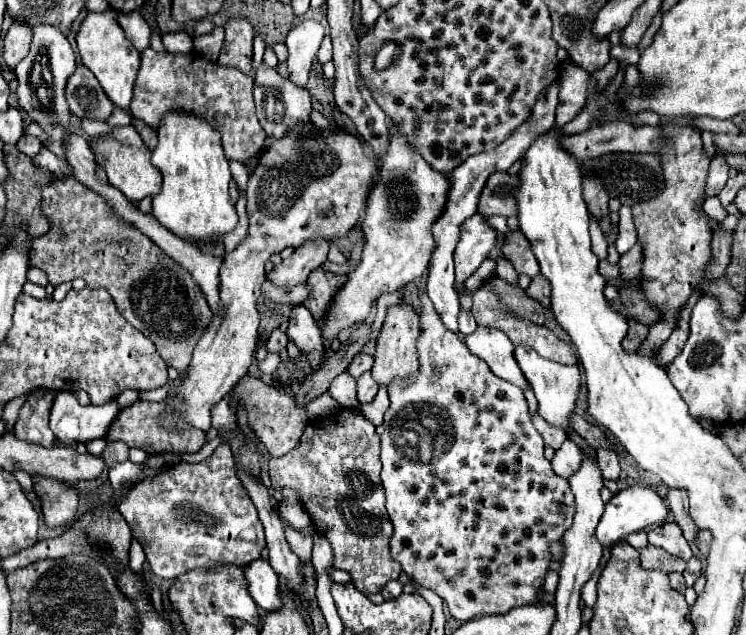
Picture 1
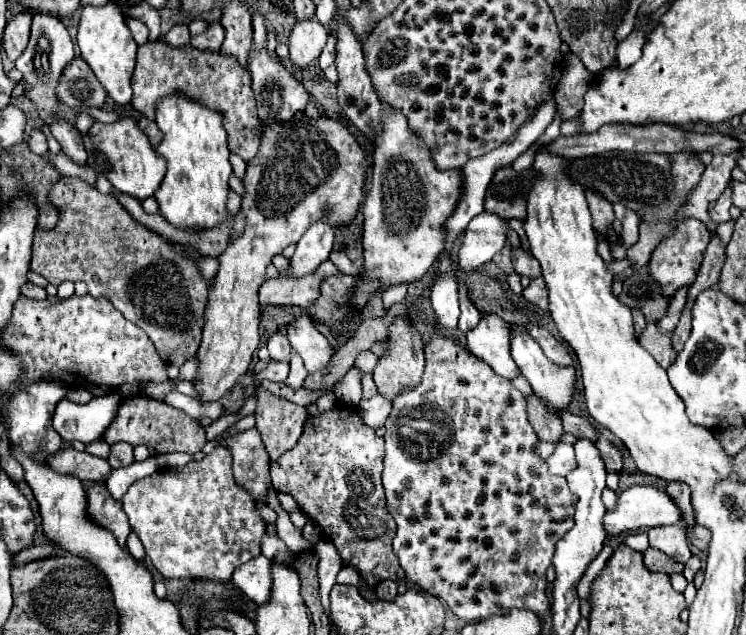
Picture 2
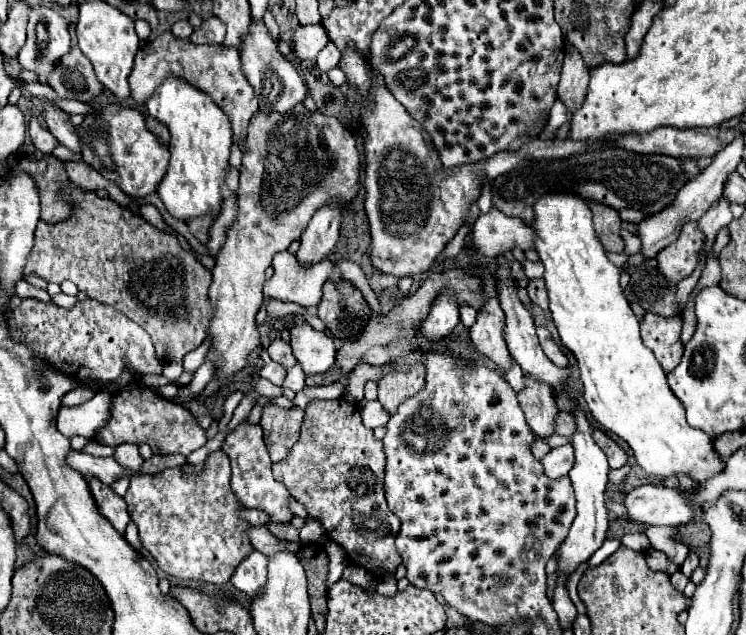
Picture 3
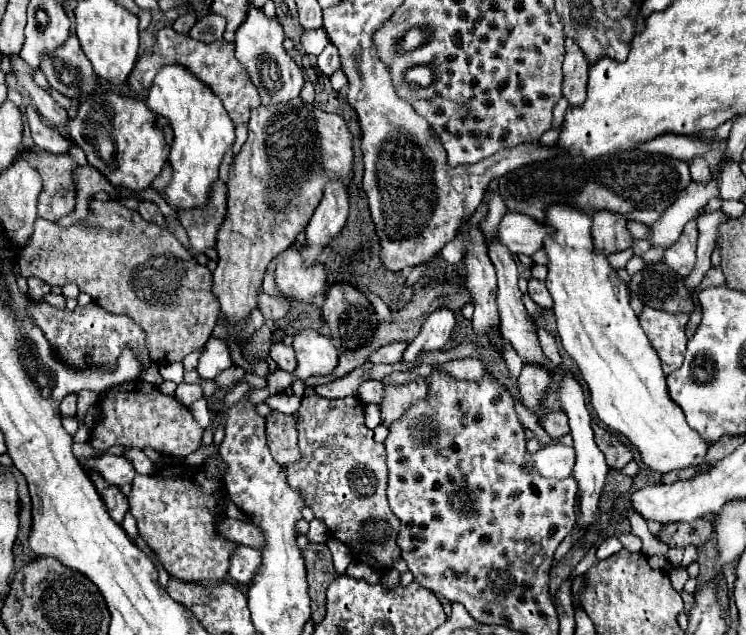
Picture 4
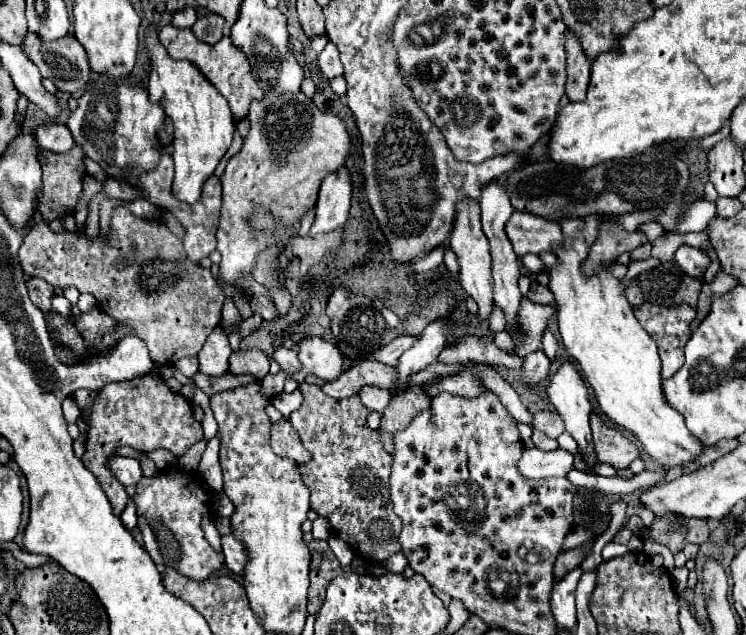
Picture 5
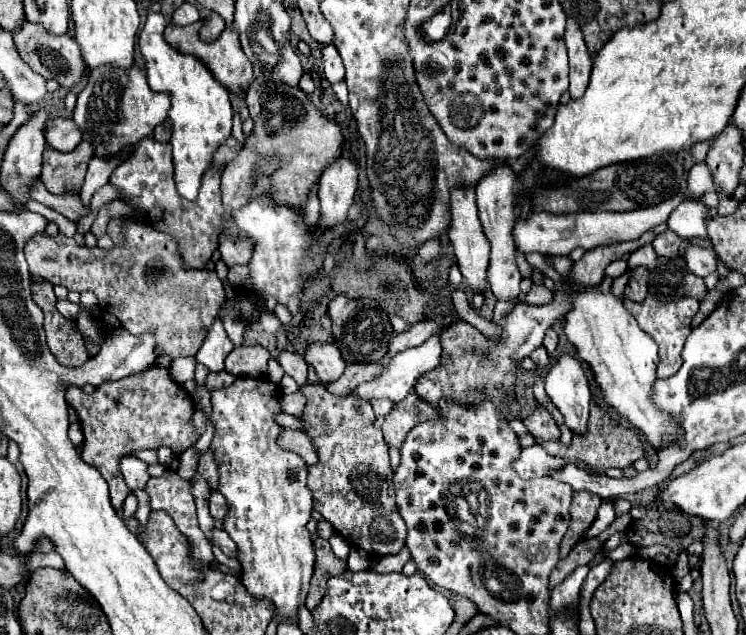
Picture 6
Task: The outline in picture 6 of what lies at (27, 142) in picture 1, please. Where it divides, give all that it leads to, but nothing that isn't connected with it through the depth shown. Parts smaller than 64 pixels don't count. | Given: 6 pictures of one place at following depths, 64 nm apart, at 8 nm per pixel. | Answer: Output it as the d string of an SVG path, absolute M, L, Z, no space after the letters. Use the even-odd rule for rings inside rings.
M54 118L46 126L46 142L60 152L70 152L82 142L82 132L74 128L72 118Z

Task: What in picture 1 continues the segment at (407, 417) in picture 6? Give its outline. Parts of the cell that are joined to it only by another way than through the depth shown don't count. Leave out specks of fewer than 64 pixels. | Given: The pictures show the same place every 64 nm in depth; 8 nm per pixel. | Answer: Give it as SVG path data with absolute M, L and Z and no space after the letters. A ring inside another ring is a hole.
M400 302L398 306L390 306L378 336L374 368L372 368L372 376L380 386L388 388L394 378L406 378L418 374L418 354L416 354L418 336L420 336L420 318L414 312L414 308L404 302Z

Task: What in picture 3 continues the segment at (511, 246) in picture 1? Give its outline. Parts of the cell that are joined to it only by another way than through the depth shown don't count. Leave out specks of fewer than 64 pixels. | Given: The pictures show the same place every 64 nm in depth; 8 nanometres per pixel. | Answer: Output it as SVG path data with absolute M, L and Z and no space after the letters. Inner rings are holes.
M526 260L526 262L522 262L522 268L524 268L528 278L542 278L544 276L544 268L540 262L528 262Z

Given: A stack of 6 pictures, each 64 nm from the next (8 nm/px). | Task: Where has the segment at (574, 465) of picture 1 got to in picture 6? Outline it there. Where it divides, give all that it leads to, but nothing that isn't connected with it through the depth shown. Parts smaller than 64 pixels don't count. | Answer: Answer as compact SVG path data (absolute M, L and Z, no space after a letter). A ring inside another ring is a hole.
M534 444L530 448L524 448L520 458L514 460L514 472L520 478L536 478L536 476L544 476L548 470L560 468L564 464L566 464L564 458L554 458L540 444Z

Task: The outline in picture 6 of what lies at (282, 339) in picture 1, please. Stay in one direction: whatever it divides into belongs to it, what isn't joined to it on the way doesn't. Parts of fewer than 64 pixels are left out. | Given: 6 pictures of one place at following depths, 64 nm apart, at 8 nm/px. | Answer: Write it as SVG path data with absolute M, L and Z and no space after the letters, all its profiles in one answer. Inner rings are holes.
M282 352L278 356L278 362L282 364L284 372L296 380L296 384L302 388L308 384L308 364L304 362L302 356L294 352Z

